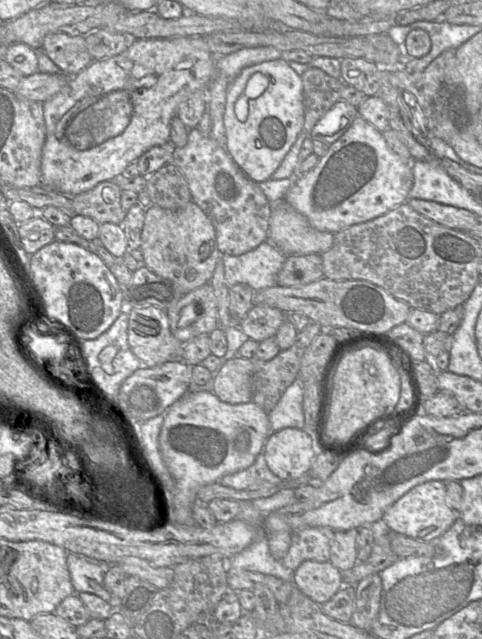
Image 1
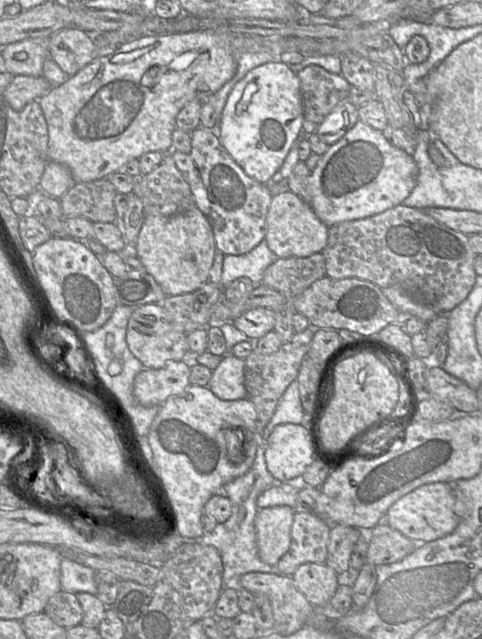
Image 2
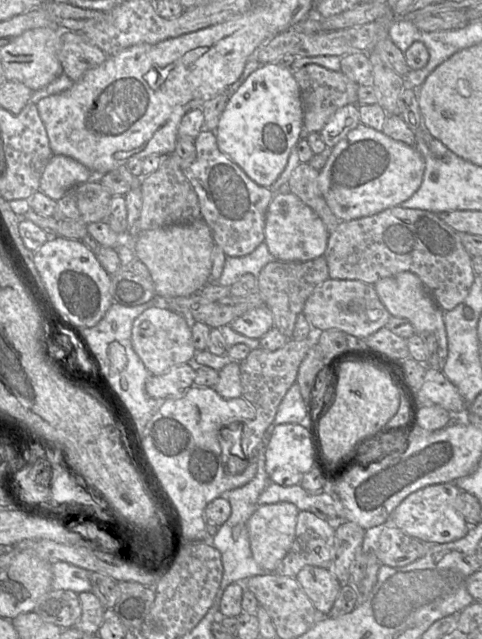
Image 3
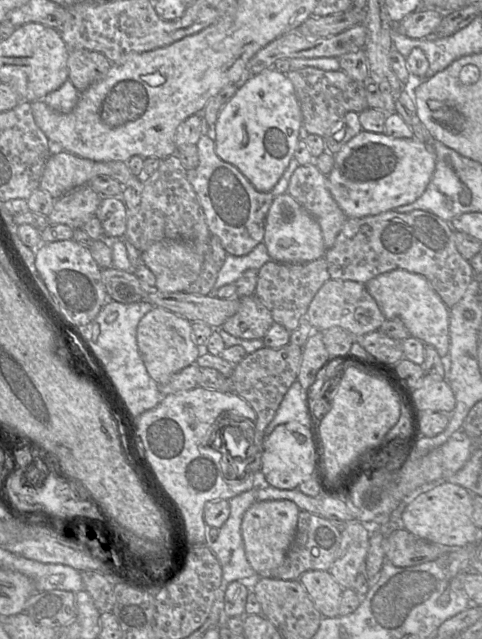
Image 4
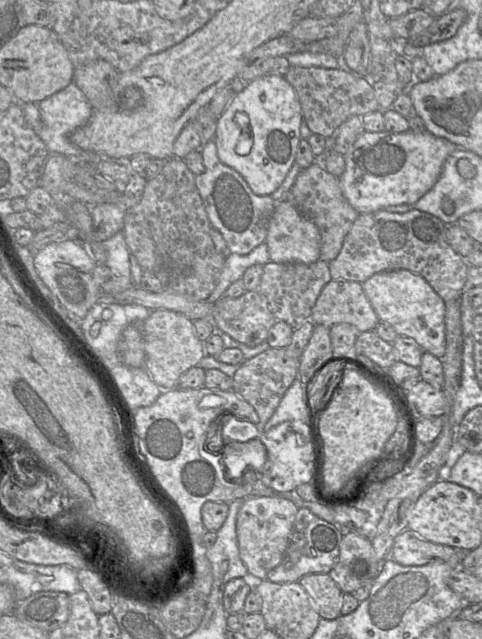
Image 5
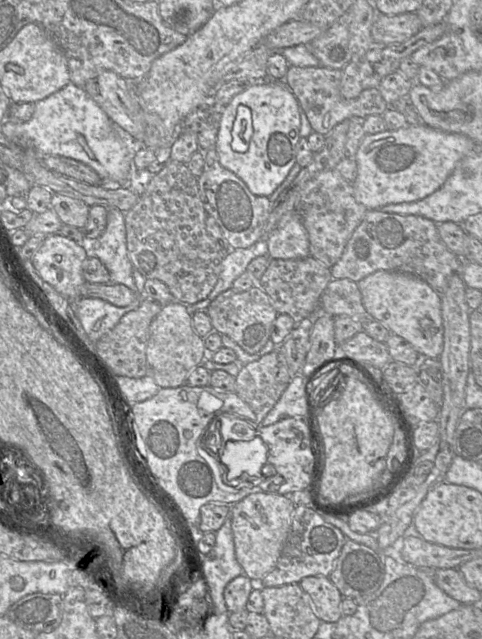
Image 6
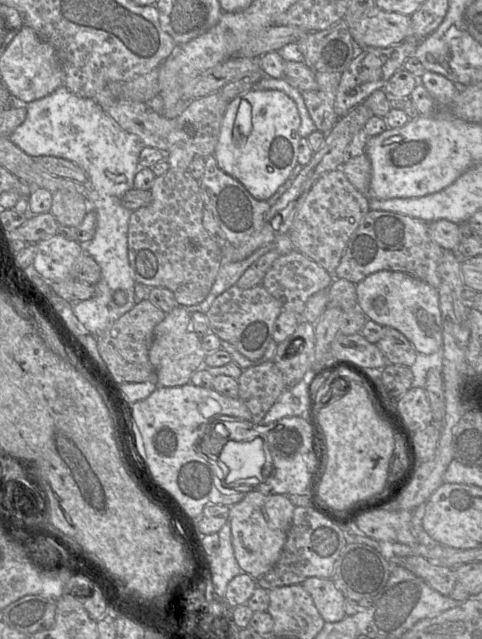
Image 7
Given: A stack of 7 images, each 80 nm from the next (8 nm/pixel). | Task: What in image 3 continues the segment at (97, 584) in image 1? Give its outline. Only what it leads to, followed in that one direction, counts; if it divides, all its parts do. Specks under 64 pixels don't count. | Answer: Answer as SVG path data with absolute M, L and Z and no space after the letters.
M68 562L52 564L51 590L71 590L76 594L91 592L90 572Z

